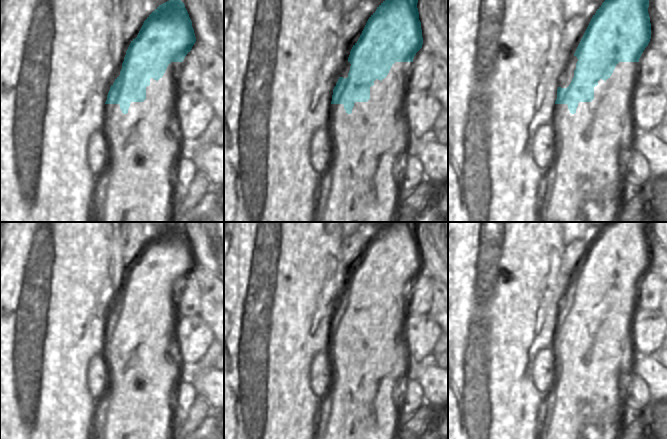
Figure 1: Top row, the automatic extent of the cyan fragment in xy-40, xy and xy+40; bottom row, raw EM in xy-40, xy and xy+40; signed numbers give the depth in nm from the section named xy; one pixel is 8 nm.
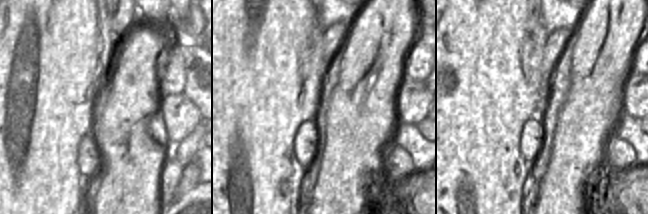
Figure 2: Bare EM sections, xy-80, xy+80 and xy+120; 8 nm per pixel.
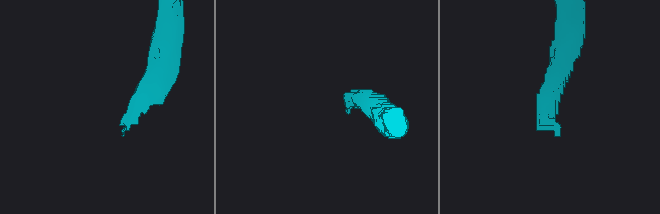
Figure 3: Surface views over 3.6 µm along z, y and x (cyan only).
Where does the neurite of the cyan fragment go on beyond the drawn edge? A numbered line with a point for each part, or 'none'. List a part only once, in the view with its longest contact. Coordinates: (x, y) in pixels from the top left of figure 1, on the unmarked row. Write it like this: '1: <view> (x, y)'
1: xy+40 (584, 401)

